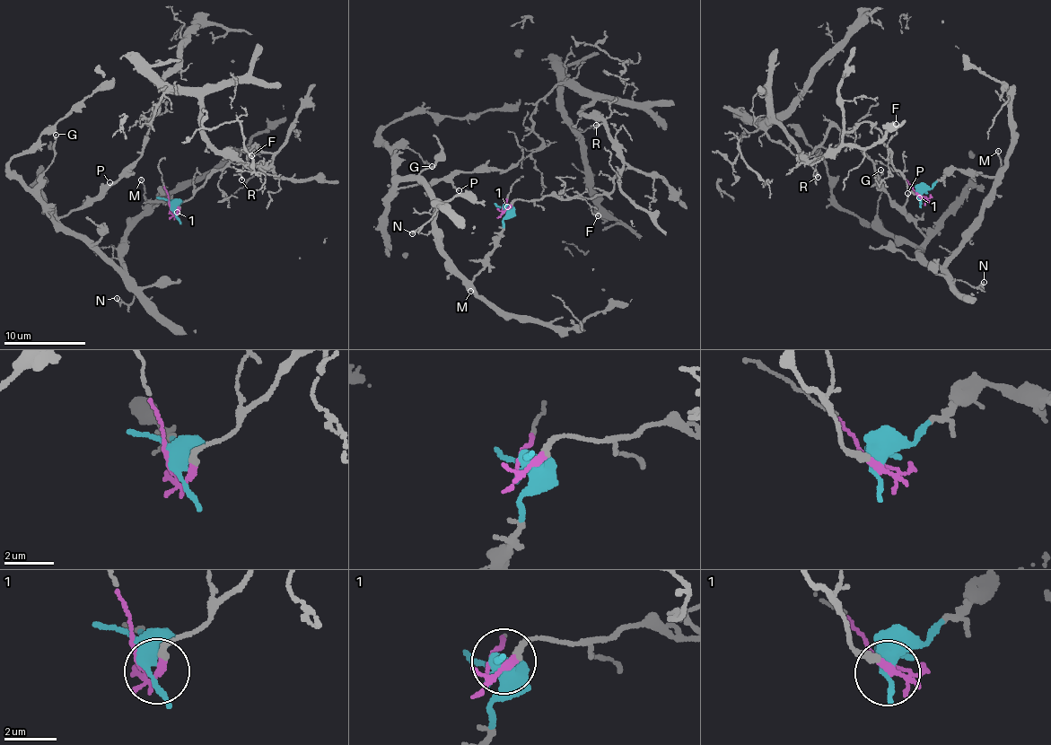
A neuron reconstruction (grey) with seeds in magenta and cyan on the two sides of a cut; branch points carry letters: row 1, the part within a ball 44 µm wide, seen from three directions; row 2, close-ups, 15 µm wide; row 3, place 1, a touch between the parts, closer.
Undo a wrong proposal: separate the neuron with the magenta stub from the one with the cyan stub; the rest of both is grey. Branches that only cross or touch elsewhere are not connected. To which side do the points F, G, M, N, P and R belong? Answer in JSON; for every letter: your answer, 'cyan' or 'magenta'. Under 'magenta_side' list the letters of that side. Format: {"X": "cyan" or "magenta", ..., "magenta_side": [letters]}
{"F": "magenta", "G": "cyan", "M": "cyan", "N": "cyan", "P": "cyan", "R": "magenta", "magenta_side": ["F", "R"]}

